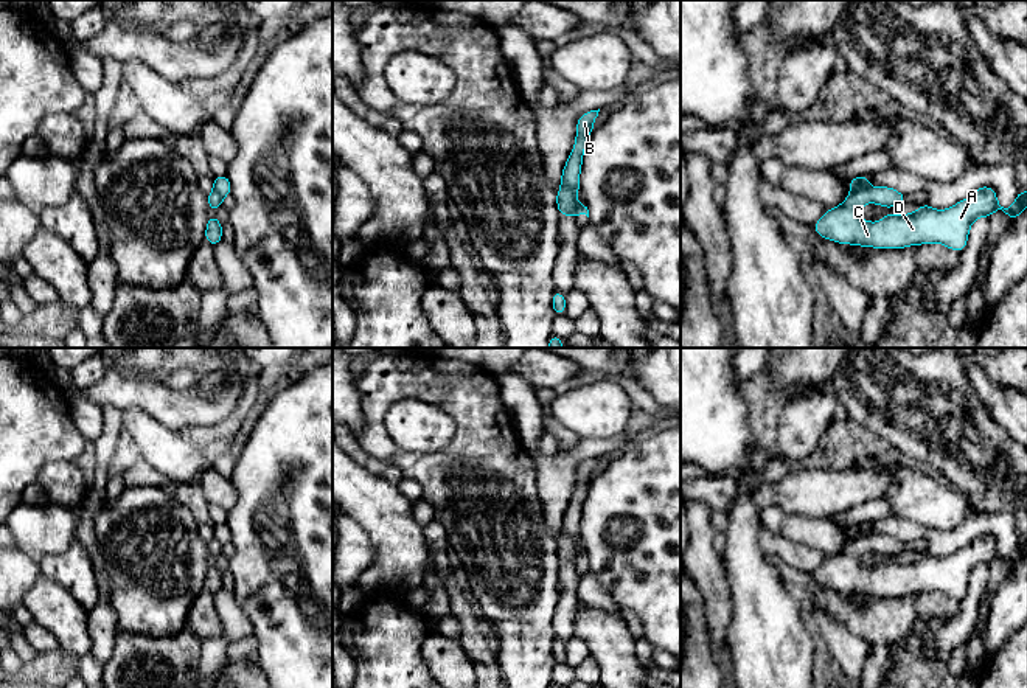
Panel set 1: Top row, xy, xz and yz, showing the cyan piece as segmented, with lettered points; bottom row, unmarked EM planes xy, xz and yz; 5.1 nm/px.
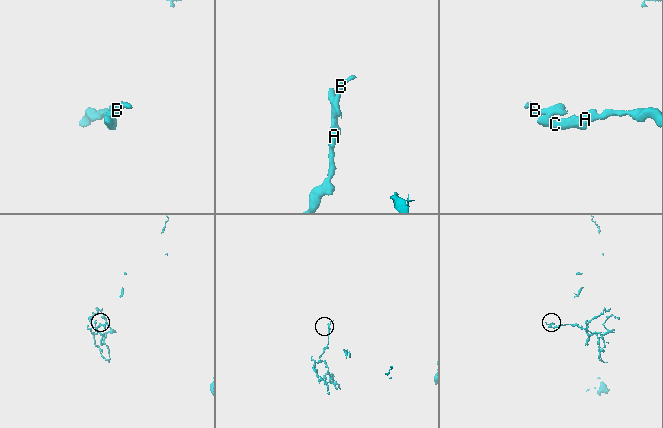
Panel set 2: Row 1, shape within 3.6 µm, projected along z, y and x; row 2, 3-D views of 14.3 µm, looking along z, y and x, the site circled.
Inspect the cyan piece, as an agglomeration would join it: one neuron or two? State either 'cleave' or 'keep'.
cleave

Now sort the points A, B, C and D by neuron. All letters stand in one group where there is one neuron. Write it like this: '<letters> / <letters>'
A C D / B

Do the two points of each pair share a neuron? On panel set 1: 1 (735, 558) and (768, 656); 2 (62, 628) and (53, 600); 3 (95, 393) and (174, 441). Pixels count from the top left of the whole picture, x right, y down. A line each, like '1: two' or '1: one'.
1: one
2: one
3: two

